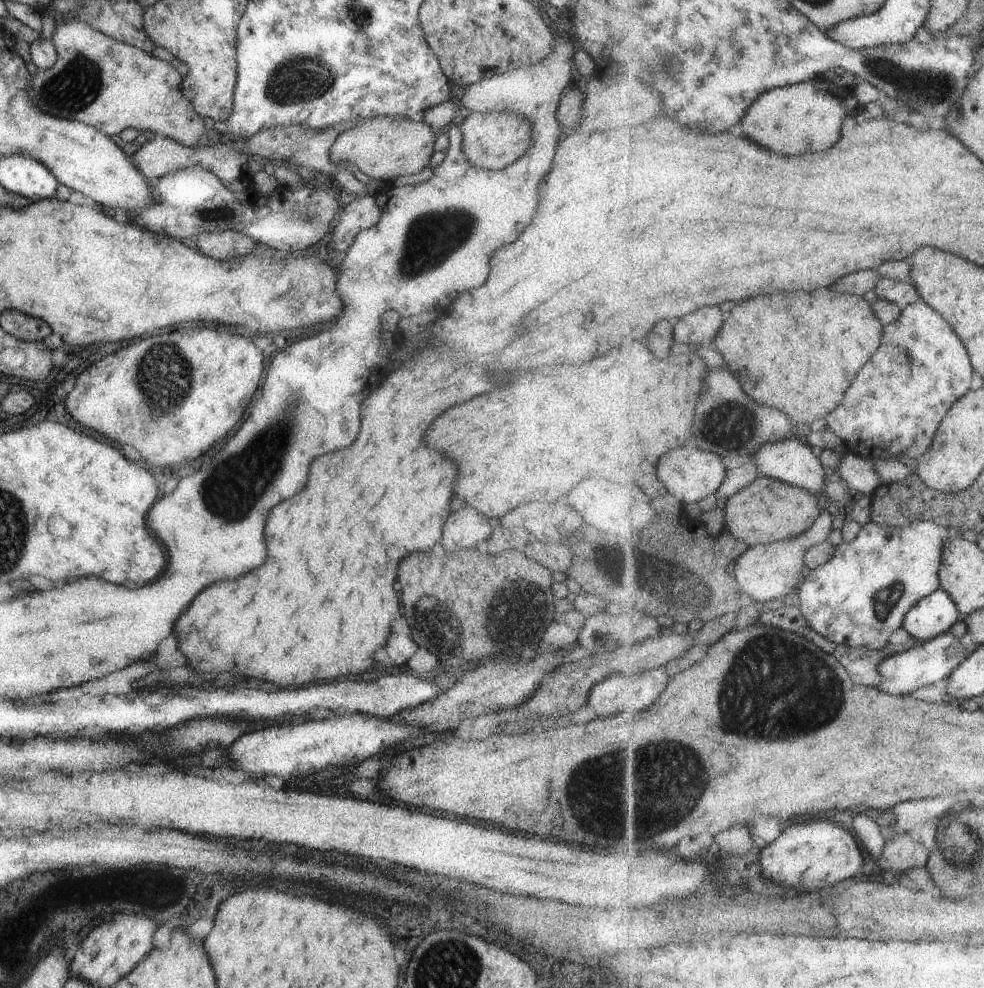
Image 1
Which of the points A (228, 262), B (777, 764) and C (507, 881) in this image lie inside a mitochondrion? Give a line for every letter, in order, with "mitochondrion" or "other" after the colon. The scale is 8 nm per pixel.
A: other
B: other
C: other

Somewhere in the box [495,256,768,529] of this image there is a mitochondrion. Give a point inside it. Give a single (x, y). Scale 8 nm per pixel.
(728, 424)

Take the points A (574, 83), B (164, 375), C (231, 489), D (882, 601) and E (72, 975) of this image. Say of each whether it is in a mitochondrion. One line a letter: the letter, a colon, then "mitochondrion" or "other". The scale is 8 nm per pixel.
A: other
B: mitochondrion
C: mitochondrion
D: mitochondrion
E: other

